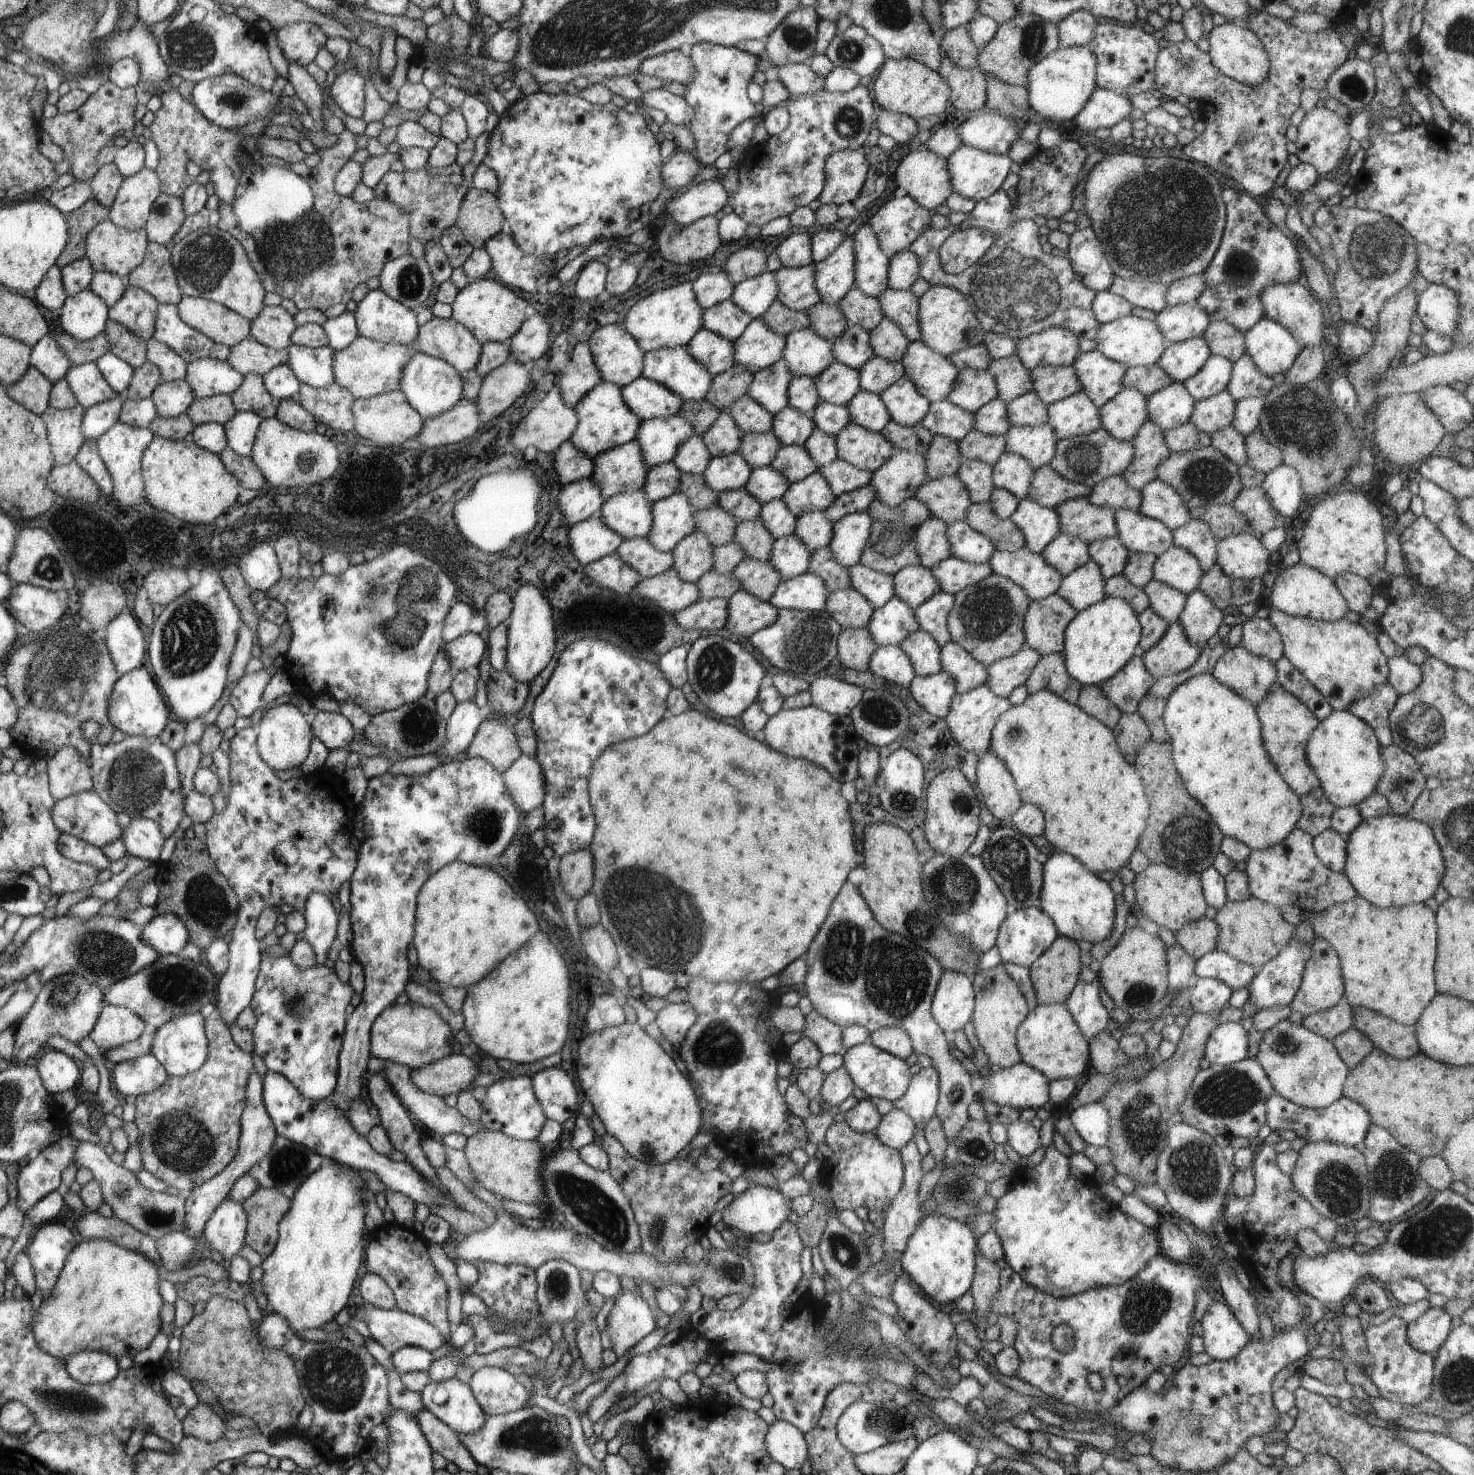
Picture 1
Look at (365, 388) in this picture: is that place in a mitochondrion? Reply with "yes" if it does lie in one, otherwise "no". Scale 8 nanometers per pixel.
no

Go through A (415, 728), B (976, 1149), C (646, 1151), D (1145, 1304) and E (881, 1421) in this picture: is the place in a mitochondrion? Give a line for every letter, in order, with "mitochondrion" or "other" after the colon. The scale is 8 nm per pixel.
A: mitochondrion
B: mitochondrion
C: mitochondrion
D: mitochondrion
E: mitochondrion

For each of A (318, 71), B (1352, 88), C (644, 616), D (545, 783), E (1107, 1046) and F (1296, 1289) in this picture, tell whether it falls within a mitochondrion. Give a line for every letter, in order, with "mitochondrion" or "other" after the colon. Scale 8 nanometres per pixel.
A: other
B: mitochondrion
C: other
D: other
E: other
F: other

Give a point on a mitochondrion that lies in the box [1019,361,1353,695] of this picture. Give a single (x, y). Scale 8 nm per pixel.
(1298, 421)

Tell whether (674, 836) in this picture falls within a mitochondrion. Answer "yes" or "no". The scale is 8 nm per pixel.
no

